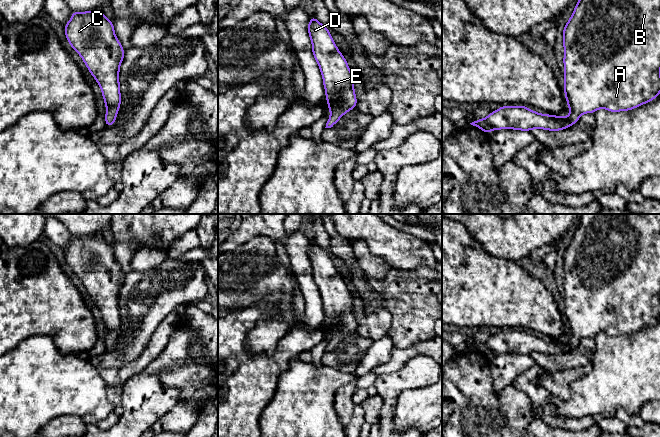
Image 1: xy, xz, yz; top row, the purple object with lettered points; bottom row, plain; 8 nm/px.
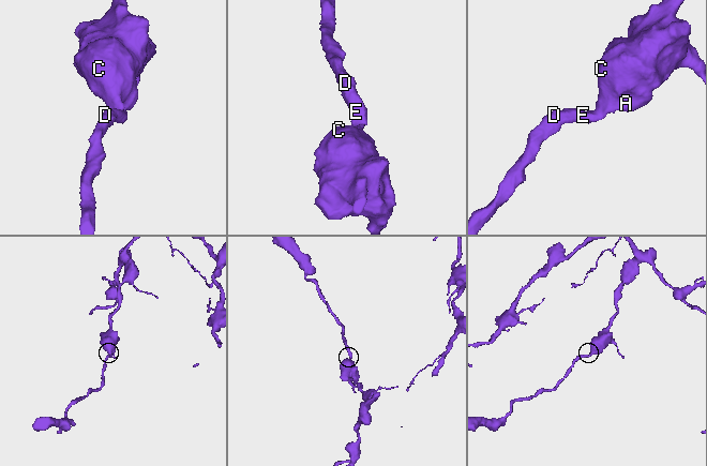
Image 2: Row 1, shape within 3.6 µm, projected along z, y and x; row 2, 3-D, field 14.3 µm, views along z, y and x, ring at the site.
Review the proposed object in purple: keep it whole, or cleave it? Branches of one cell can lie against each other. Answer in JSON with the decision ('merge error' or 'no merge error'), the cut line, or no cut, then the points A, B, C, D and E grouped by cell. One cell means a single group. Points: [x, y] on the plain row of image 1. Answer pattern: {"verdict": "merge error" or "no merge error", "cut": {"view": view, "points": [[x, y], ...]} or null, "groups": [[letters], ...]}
{"verdict": "no merge error", "cut": null, "groups": [["A", "B", "C", "D", "E"]]}

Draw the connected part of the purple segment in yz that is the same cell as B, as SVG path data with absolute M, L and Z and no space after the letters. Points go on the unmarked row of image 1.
M581 214L574 236L562 254L564 318L571 335L568 341L539 338L523 329L501 330L471 349L488 359L491 354L500 353L560 355L576 348L582 338L595 337L600 332L609 336L630 335L660 318L660 214Z

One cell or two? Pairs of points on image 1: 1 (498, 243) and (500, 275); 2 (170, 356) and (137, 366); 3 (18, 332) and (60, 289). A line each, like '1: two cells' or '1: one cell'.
1: two cells
2: two cells
3: one cell

